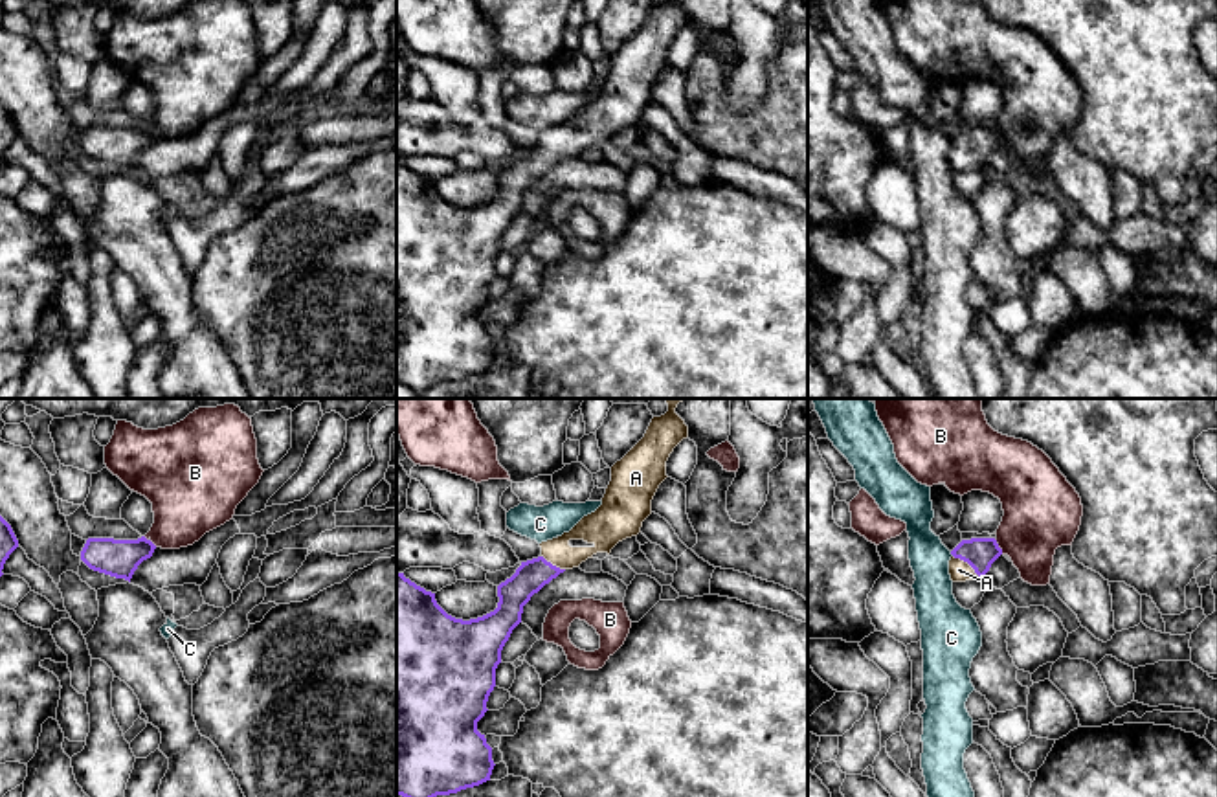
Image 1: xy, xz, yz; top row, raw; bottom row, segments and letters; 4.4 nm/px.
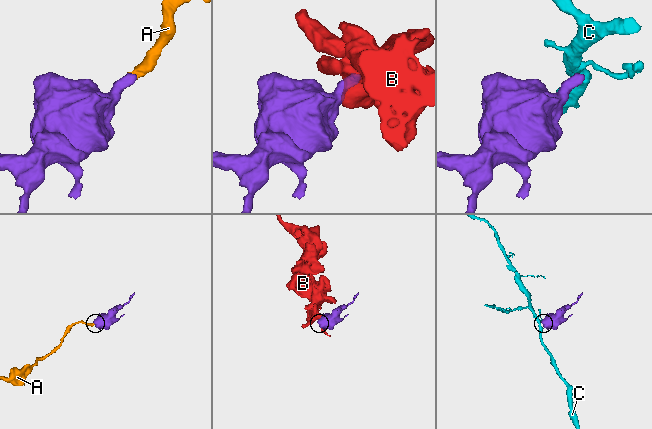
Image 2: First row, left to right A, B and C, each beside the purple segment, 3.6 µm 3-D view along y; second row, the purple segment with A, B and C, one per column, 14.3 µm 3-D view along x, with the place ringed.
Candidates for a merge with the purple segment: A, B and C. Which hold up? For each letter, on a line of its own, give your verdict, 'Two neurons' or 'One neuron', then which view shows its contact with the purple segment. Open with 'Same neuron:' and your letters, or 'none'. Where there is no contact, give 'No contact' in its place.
Same neuron: A
A: One neuron. Touches purple in yz
B: Two neurons. Touches purple in yz
C: Two neurons. Touches purple in yz

